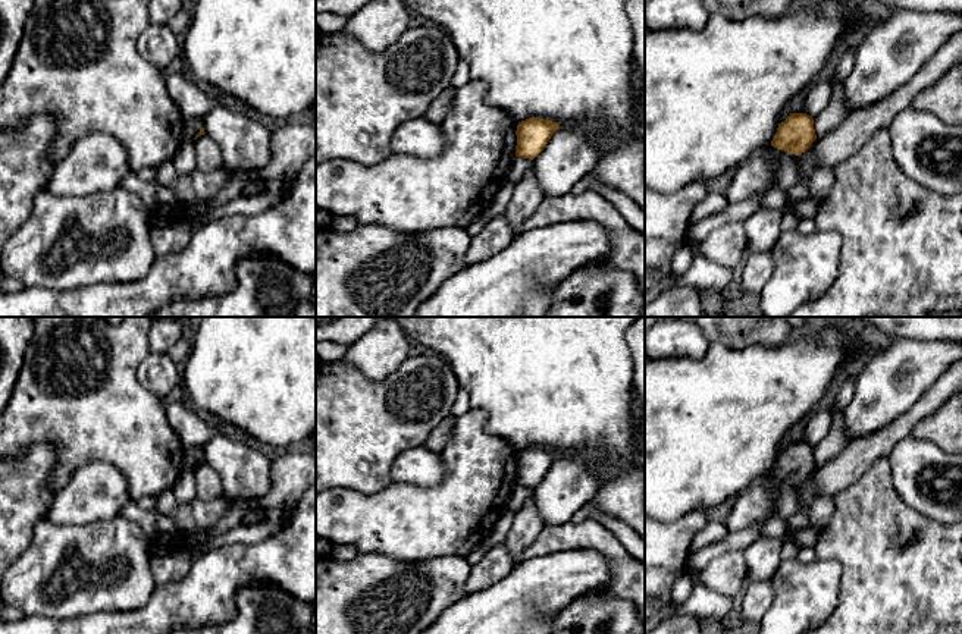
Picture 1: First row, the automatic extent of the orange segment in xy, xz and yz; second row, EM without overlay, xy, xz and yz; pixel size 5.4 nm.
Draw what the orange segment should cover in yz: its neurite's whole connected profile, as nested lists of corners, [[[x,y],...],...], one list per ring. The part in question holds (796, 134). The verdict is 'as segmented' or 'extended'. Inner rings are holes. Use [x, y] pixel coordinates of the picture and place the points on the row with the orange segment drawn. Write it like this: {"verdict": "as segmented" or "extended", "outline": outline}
{"verdict": "as segmented", "outline": [[[790,113],[784,122],[778,123],[771,145],[800,156],[815,139],[814,119],[806,113]]]}

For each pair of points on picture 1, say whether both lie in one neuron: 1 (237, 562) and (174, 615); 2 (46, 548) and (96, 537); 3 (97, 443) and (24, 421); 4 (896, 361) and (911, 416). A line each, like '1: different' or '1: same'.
1: same
2: same
3: same
4: different

